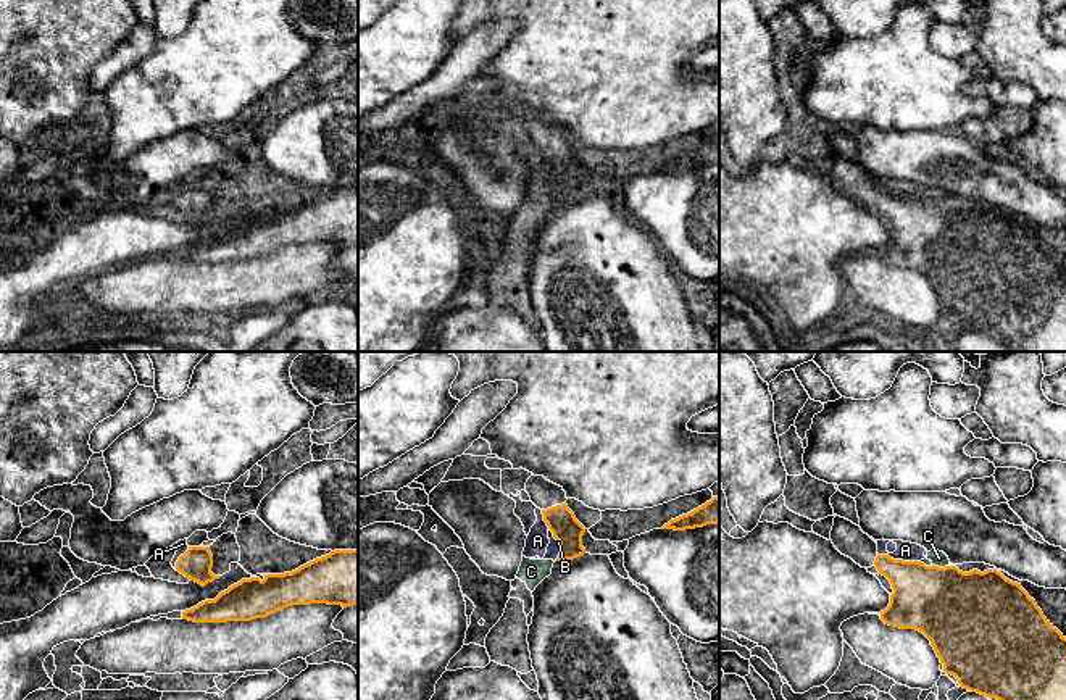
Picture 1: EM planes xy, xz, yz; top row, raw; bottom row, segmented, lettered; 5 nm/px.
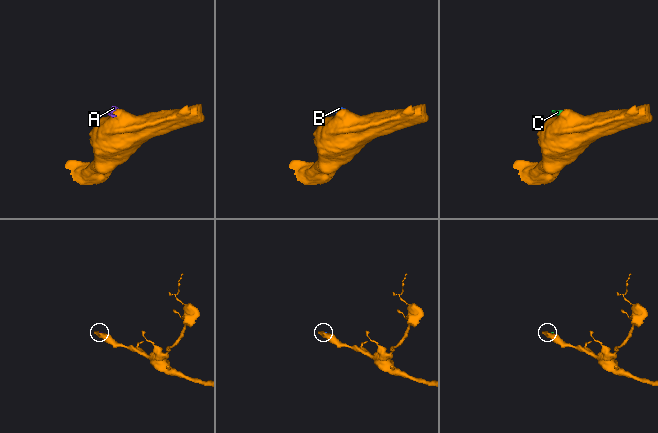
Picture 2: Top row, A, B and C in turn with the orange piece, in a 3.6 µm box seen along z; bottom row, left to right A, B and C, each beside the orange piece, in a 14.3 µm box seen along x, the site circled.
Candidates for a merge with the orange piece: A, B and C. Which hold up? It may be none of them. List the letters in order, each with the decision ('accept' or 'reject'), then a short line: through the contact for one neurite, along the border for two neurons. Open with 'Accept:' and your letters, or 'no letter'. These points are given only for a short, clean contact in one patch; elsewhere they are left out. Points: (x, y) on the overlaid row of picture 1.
Accept: no letter
A: reject | yz (878, 552), (894, 558), (920, 562)
B: reject | xz (549, 528), (558, 542), (557, 558)
C: reject | yz (932, 563), (947, 566)

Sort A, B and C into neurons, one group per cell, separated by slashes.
A B C

